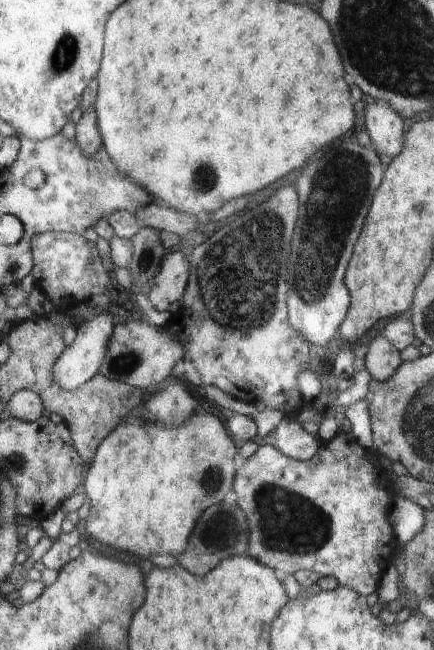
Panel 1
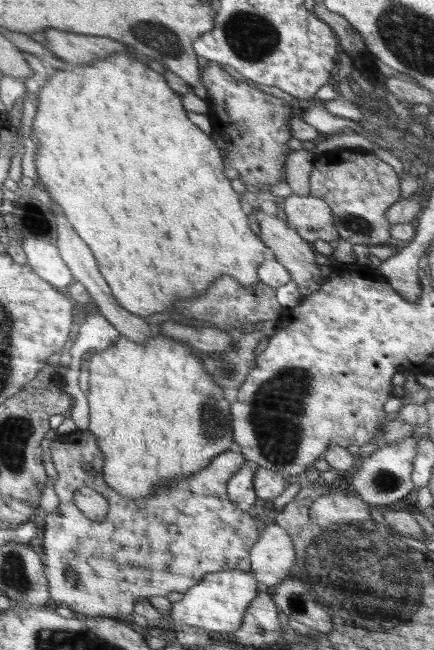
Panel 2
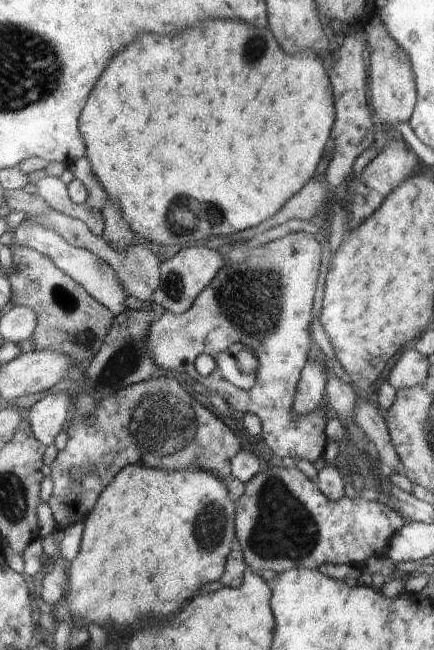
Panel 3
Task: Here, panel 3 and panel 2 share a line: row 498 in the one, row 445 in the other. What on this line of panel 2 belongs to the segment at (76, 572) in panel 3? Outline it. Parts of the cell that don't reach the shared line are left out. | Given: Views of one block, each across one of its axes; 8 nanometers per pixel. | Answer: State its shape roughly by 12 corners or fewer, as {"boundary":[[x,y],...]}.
{"boundary":[[187,342],[93,352],[104,482],[146,500],[233,442]]}

